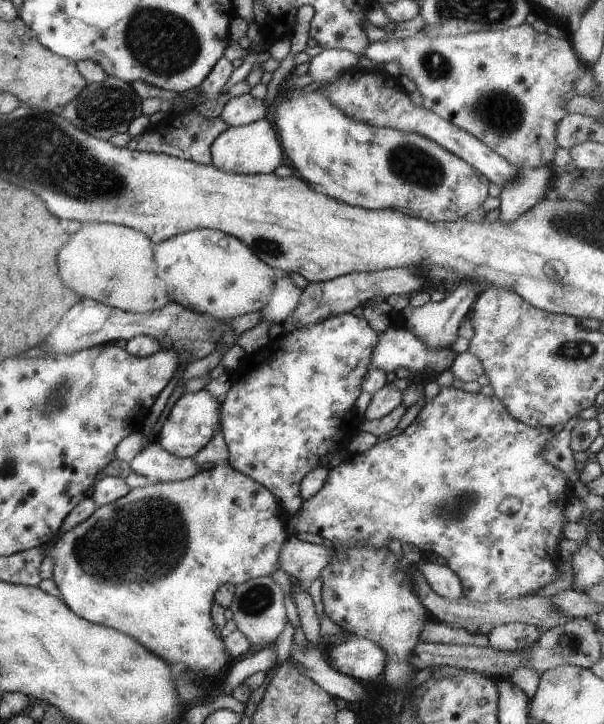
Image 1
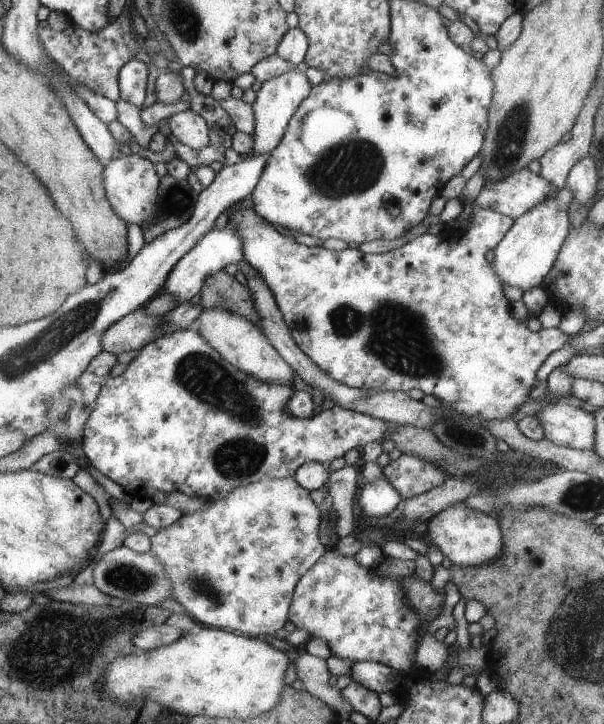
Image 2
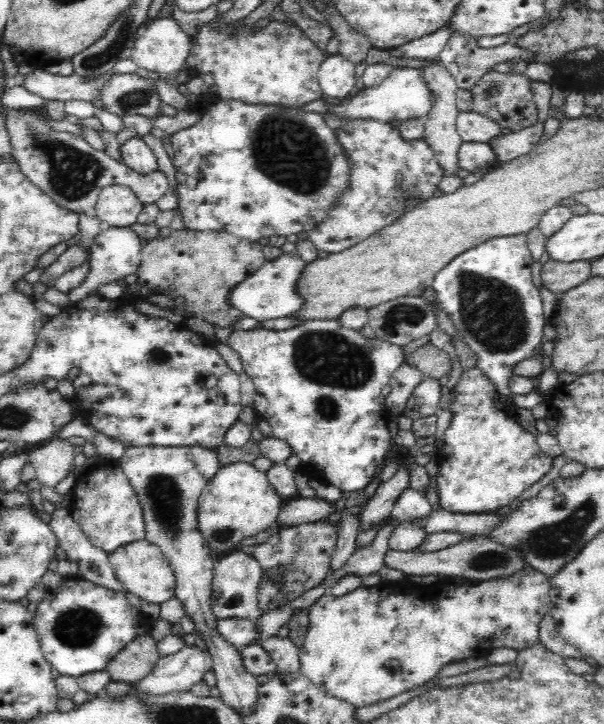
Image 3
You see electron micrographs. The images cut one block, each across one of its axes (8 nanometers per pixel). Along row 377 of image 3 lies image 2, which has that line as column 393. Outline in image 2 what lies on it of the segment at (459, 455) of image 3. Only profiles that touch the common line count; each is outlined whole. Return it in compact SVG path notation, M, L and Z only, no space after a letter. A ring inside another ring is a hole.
M401 454L397 459L390 460L386 466L381 469L381 473L387 479L387 482L397 490L397 494L401 496L400 506L403 506L403 500L409 500L413 496L419 496L431 488L435 488L449 478L449 474L445 474L443 470L435 468L433 464L413 456L413 454Z

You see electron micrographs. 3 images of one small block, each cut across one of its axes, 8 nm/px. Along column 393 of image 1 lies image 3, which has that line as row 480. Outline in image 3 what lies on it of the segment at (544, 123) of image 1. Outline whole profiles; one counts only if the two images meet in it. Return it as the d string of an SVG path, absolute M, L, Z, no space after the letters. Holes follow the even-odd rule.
M51 439L47 444L27 454L28 463L35 470L35 478L42 486L56 486L75 472L74 445L66 440Z

